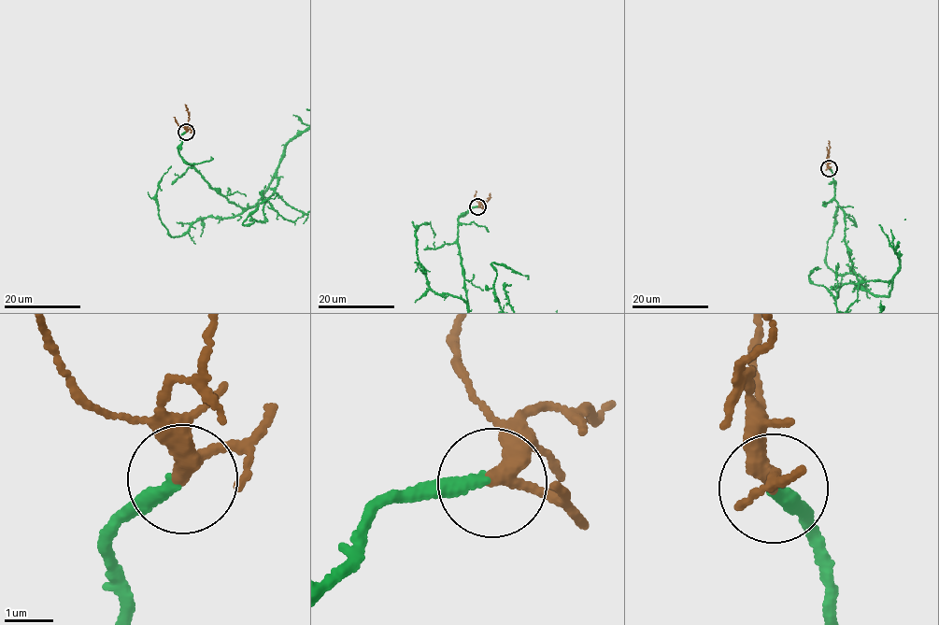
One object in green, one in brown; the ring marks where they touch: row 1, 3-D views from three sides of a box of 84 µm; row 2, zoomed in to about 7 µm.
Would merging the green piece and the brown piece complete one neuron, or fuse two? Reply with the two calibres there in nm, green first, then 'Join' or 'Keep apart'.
Thickness 280 nm (green) against 280 nm. Join

